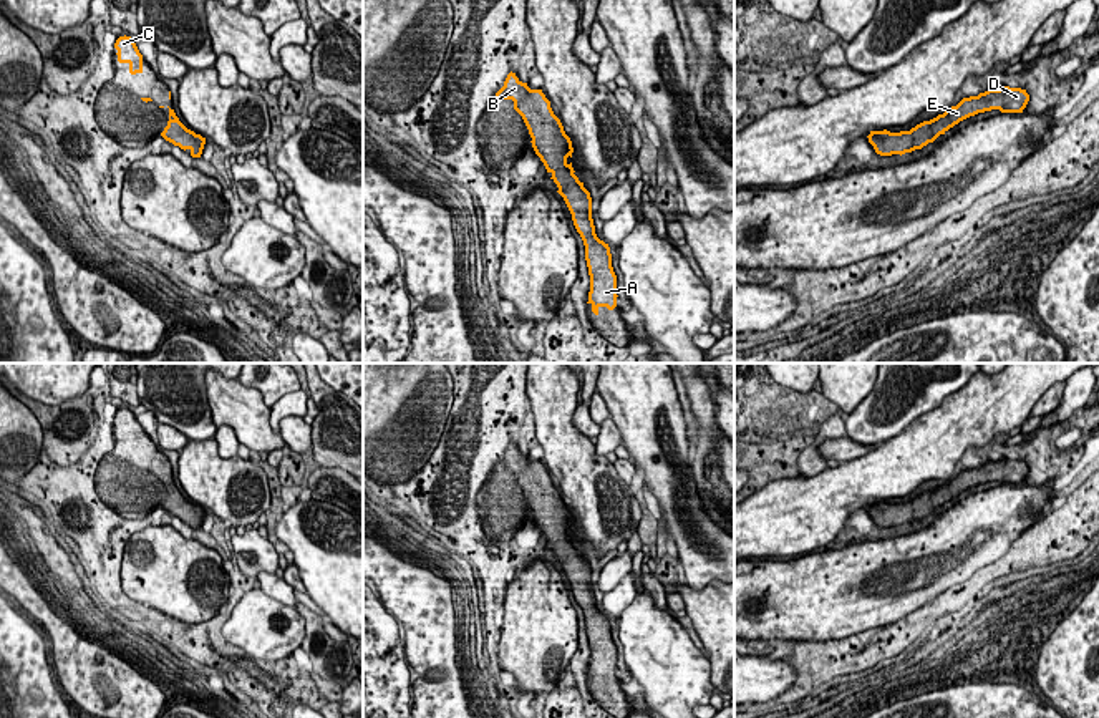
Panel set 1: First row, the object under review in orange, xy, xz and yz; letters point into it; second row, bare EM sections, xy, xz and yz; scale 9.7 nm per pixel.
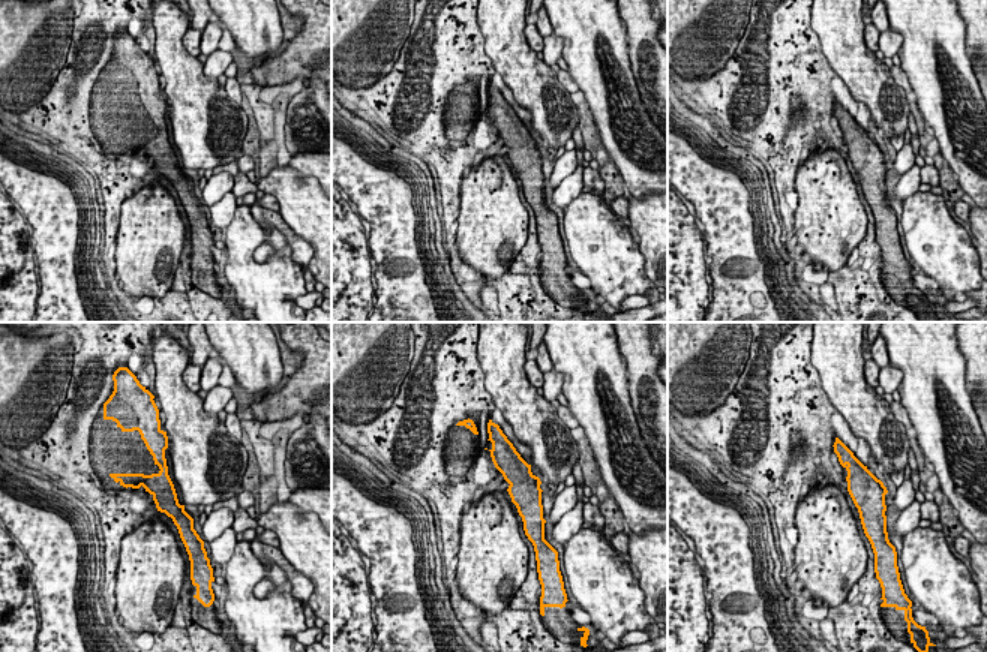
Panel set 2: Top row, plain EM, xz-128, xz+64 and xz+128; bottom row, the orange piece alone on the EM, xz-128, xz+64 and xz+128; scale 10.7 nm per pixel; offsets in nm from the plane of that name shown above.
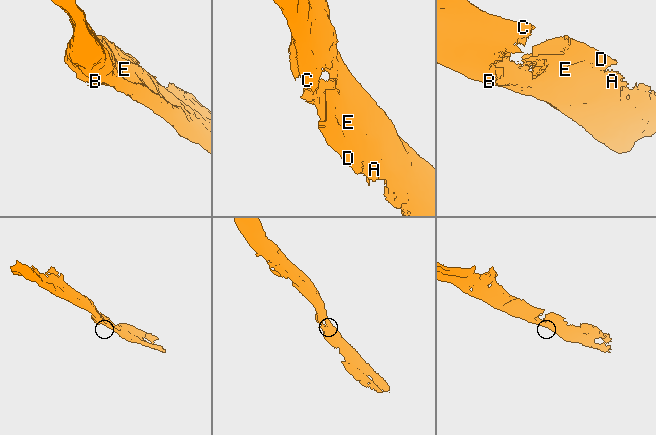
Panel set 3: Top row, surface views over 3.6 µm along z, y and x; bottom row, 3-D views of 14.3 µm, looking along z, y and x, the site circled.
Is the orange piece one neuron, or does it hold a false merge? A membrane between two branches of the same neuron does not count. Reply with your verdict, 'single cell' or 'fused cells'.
single cell

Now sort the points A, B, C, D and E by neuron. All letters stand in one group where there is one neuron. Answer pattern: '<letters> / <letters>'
A B C D E

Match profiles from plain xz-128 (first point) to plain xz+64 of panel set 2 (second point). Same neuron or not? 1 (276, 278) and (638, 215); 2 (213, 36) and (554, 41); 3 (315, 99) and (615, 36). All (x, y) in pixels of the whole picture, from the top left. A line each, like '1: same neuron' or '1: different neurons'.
1: different neurons
2: different neurons
3: different neurons

